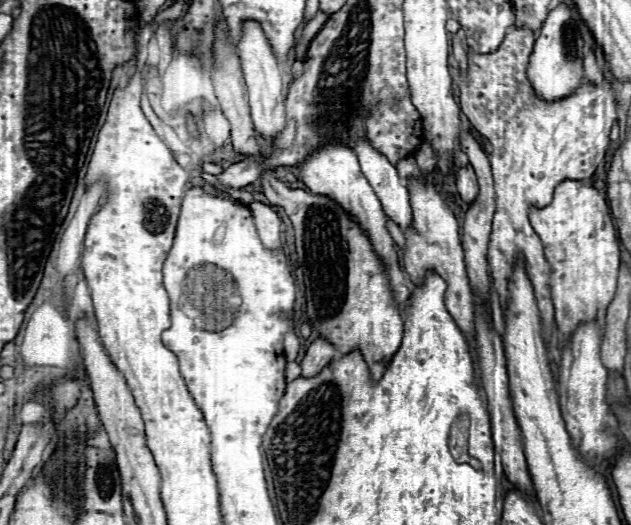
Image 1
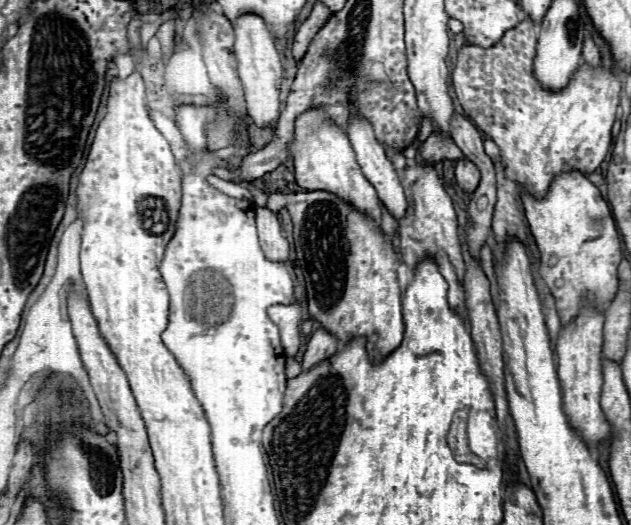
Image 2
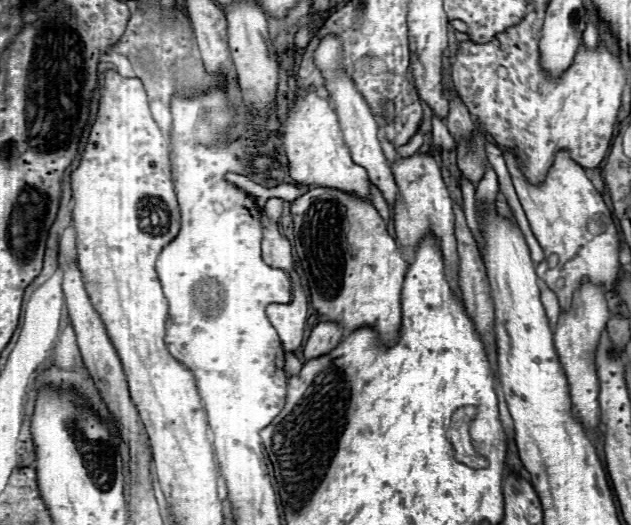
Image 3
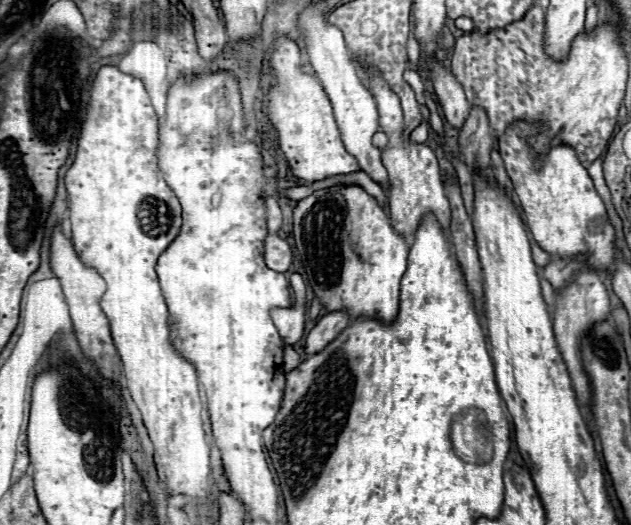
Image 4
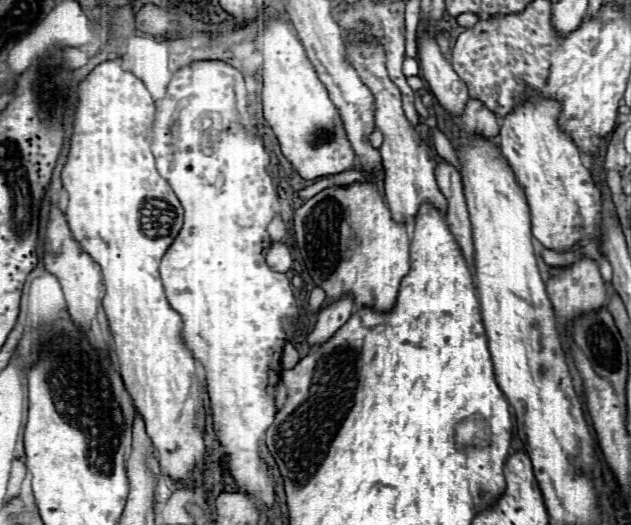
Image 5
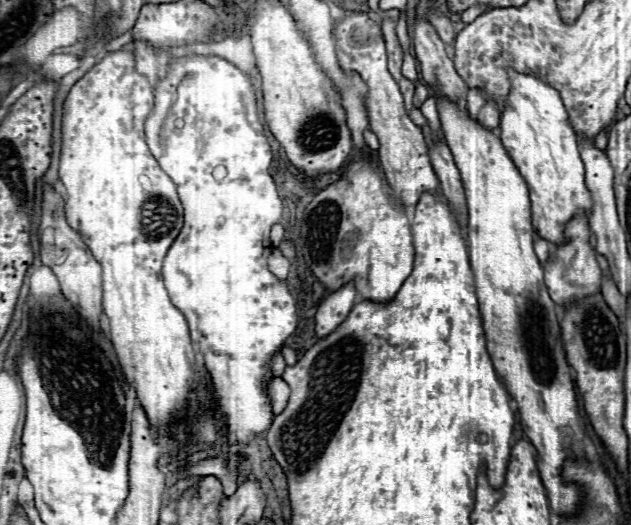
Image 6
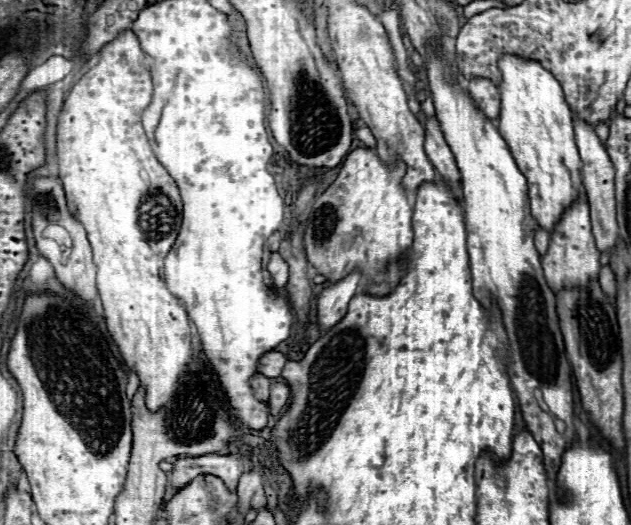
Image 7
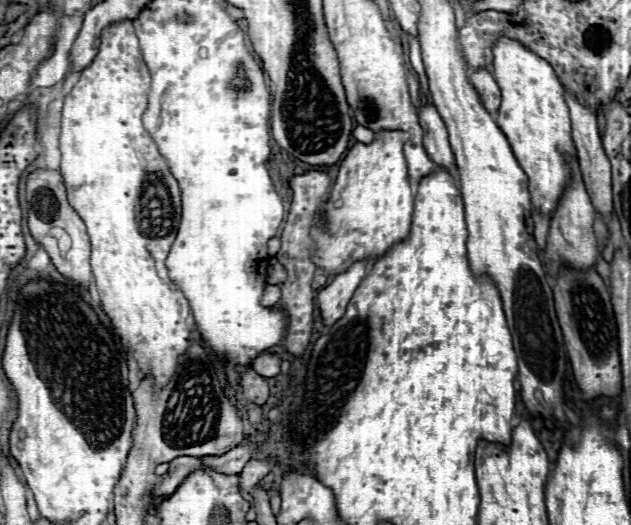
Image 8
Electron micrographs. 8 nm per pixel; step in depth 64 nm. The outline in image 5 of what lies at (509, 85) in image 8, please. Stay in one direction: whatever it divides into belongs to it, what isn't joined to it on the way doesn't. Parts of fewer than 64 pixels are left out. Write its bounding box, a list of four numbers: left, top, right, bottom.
[498,86,600,252]

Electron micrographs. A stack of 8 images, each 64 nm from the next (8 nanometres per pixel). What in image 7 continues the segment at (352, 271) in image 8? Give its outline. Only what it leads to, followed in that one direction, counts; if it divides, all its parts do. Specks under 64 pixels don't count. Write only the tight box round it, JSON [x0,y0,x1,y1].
[318,272,362,330]

